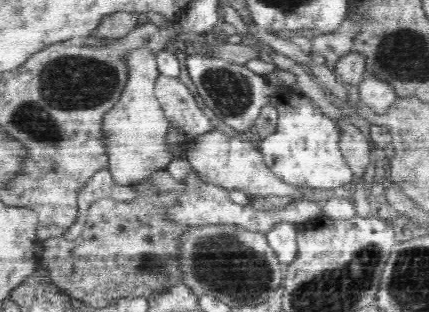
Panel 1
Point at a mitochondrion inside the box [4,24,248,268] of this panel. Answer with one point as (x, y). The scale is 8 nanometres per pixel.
(68, 82)

